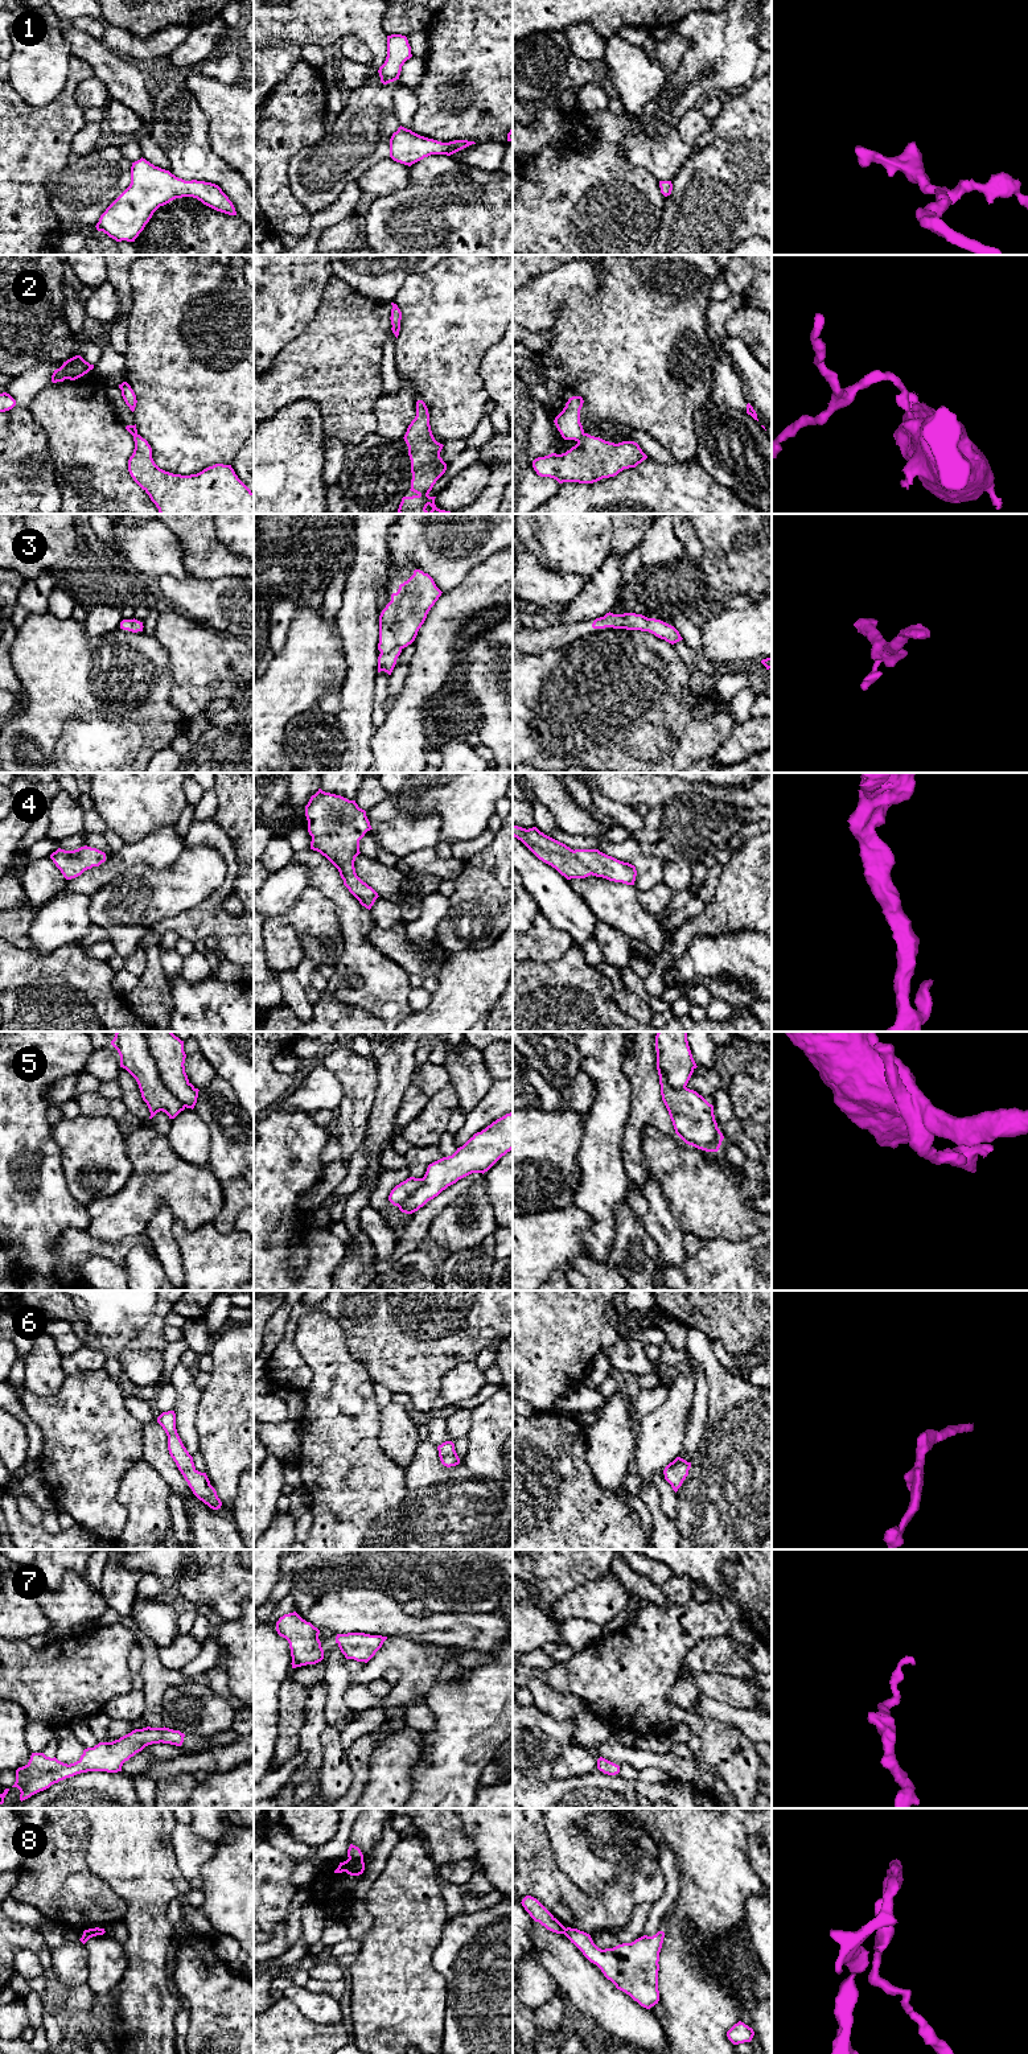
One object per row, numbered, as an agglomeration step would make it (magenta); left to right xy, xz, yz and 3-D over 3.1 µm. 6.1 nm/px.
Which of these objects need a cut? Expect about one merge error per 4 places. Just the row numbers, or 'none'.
2, 5, 8

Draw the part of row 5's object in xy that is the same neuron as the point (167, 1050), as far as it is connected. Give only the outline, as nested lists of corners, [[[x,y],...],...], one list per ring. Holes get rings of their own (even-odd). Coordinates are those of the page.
[[[144,1032],[144,1034],[163,1084],[186,1108],[193,1110],[200,1090],[189,1082],[185,1073],[184,1041],[172,1032]]]

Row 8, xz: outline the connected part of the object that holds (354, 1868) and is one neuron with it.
[[[348,1859],[344,1862],[340,1862],[338,1868],[334,1870],[334,1873],[342,1873],[346,1872],[350,1876],[359,1876],[365,1870],[365,1862],[363,1861],[355,1861]]]

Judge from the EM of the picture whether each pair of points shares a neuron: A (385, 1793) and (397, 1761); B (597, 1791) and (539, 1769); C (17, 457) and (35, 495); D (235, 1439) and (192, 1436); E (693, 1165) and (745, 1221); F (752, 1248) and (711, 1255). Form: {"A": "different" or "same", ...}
{"A": "same", "B": "different", "C": "same", "D": "different", "E": "same", "F": "same"}

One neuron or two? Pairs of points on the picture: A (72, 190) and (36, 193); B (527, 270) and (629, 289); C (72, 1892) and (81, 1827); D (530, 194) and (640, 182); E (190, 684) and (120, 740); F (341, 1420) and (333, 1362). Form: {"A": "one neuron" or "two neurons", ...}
{"A": "two neurons", "B": "two neurons", "C": "one neuron", "D": "one neuron", "E": "two neurons", "F": "one neuron"}

